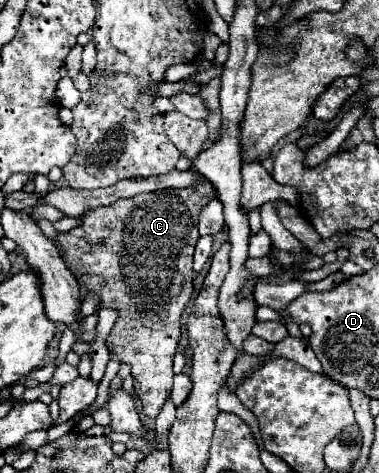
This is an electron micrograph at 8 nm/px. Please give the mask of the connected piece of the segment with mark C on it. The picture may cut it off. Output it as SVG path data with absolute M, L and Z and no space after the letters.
M200 176L198 182L188 188L138 194L134 198L118 200L112 206L90 210L82 216L82 224L78 228L58 234L58 244L64 250L64 262L76 274L82 296L92 290L100 296L102 308L114 308L118 312L116 326L112 328L106 346L122 362L132 366L136 382L134 392L150 418L158 416L172 390L172 358L180 340L180 316L192 298L192 254L200 238L198 214L212 198L216 198L214 186Z

